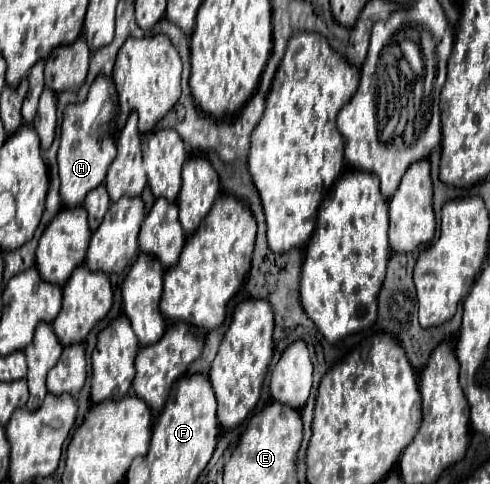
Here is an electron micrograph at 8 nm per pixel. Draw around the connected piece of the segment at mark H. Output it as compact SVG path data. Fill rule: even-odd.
M99 78L99 82L95 82L95 86L91 86L89 90L89 98L83 104L71 104L65 110L65 120L63 120L63 132L61 132L61 146L59 146L59 154L57 154L57 162L59 162L59 176L61 176L61 198L65 206L79 206L83 204L83 198L87 196L89 190L97 188L107 174L107 166L111 164L111 158L115 154L97 154L101 150L101 142L105 138L107 132L93 132L93 122L107 98L111 98L115 92L113 82L107 78Z

